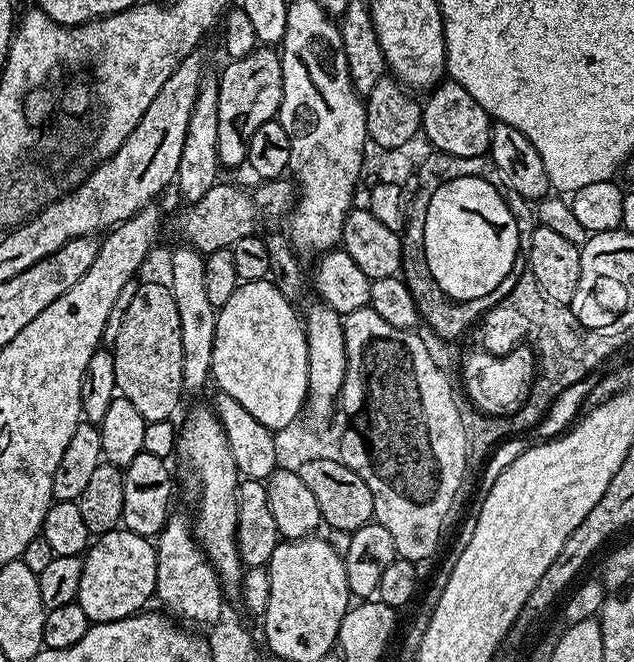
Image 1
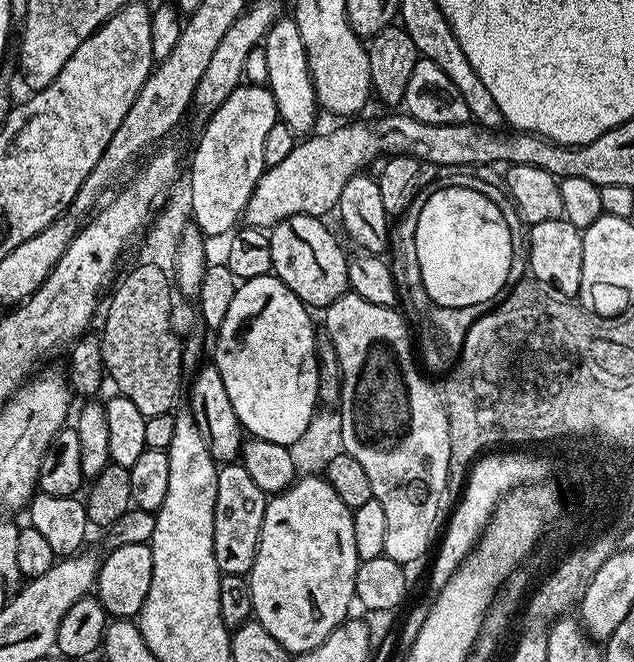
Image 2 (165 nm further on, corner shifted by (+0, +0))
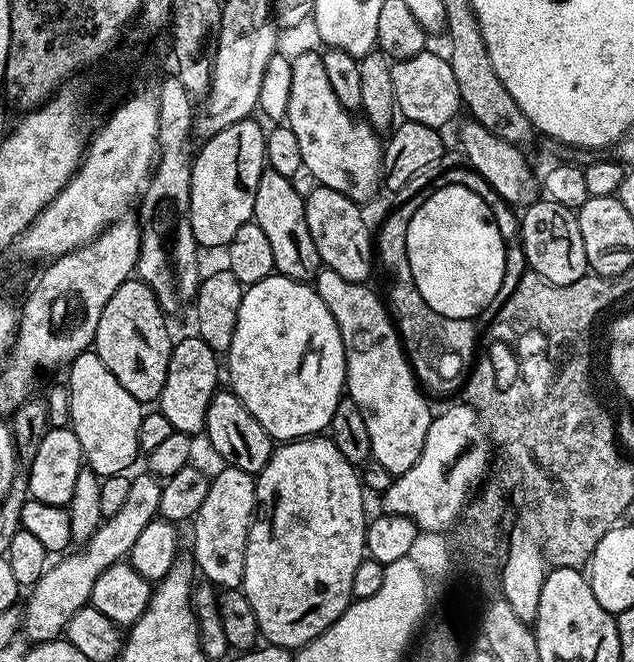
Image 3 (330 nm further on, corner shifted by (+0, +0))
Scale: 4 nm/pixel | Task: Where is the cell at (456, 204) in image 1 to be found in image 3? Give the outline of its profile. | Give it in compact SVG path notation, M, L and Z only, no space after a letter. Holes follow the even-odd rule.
M460 184L432 190L426 202L415 211L414 218L410 218L406 254L410 258L414 286L418 286L418 294L422 294L422 298L426 298L426 303L438 314L467 318L468 312L476 312L476 308L480 308L480 304L496 292L496 284L500 284L500 268L506 268L506 250L497 225L490 204L474 190Z

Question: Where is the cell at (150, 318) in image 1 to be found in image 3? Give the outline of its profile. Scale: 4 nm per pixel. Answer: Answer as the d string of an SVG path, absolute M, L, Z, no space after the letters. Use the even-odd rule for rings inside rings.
M130 278L114 290L110 302L102 310L102 318L98 318L98 330L94 341L94 351L102 362L106 362L106 370L122 382L122 386L141 405L148 406L159 401L162 386L166 386L166 370L170 366L170 354L174 336L168 333L168 320L163 308L154 298L154 290L146 286L138 278Z

